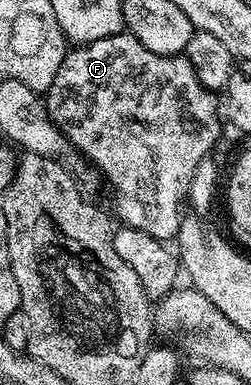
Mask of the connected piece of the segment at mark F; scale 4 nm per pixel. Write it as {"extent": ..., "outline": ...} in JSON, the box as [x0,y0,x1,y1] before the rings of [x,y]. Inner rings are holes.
{"extent":[44,30,224,242],"outline":[[[123,30],[117,32],[115,36],[100,38],[91,44],[80,44],[71,47],[66,53],[64,62],[60,62],[60,70],[56,70],[56,78],[52,78],[52,86],[44,94],[46,109],[50,115],[50,120],[57,128],[69,138],[71,144],[79,153],[87,152],[92,159],[98,163],[98,168],[110,179],[110,184],[114,187],[114,192],[118,197],[114,200],[113,215],[122,219],[121,223],[128,228],[144,230],[144,234],[152,234],[152,238],[163,242],[170,242],[178,235],[178,227],[182,225],[184,215],[184,193],[189,189],[190,179],[200,166],[200,162],[211,155],[214,143],[218,140],[218,135],[224,128],[224,120],[220,115],[220,100],[213,91],[205,88],[197,77],[197,71],[193,68],[192,62],[185,54],[176,56],[165,56],[164,54],[152,54],[148,46],[144,46],[138,39],[131,36],[129,32]]]}

